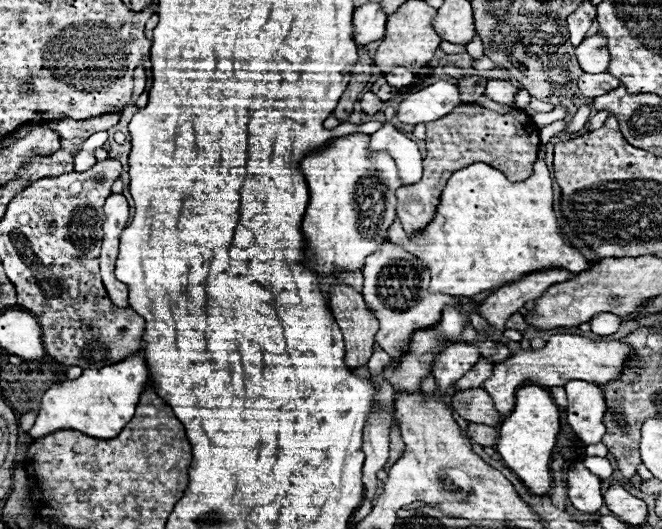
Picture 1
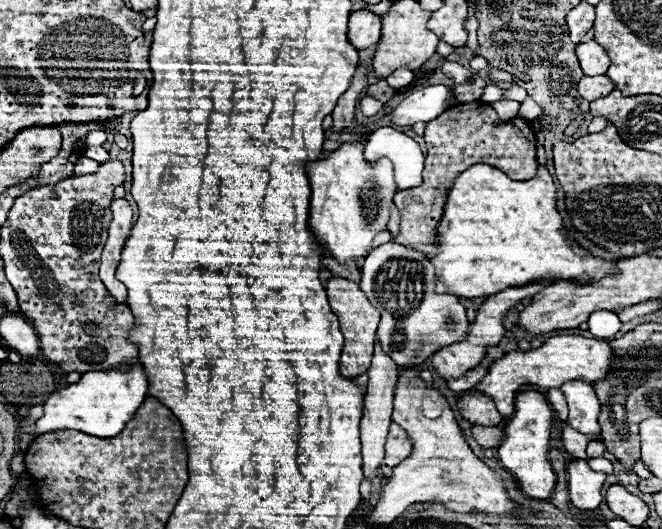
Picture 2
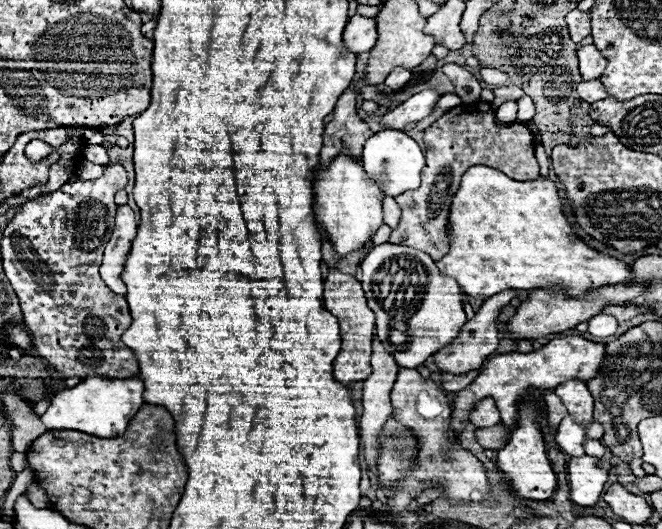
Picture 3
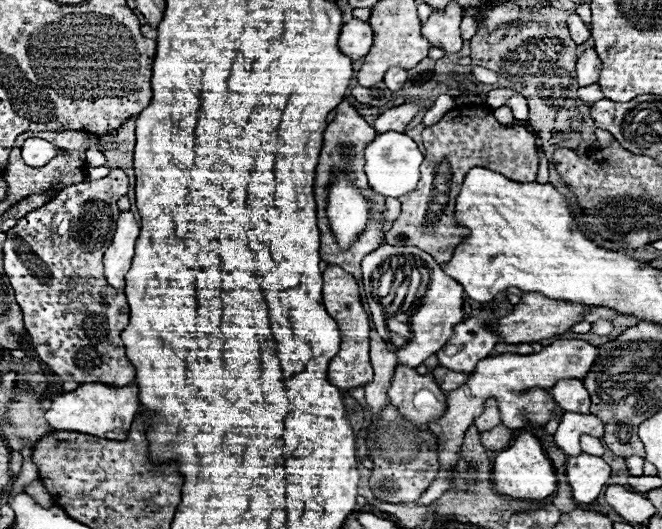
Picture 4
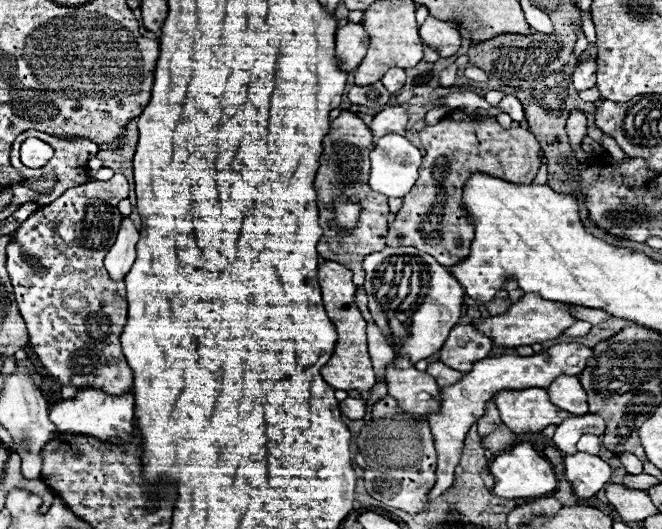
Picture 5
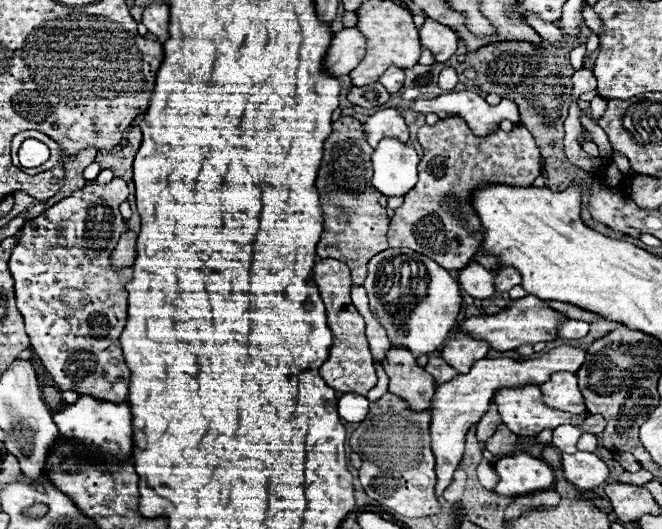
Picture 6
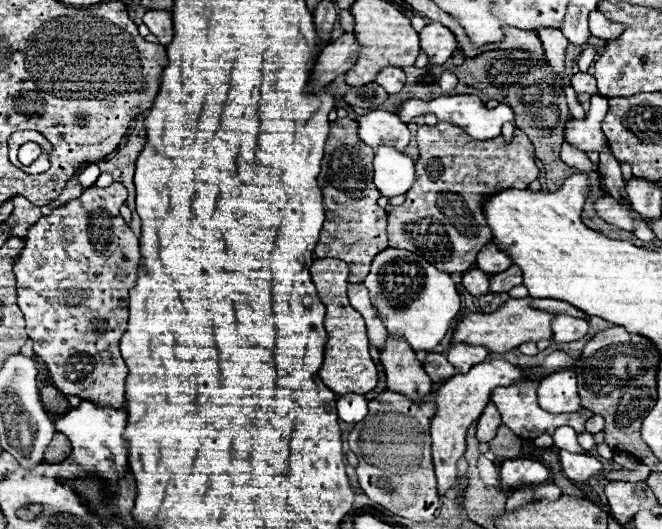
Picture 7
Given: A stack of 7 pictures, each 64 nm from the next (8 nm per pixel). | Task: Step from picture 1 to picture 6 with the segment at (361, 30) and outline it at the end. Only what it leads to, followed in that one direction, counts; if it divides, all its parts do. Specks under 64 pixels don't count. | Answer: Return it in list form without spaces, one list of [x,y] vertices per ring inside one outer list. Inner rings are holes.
[[[344,28],[334,34],[330,52],[326,56],[326,68],[330,68],[332,76],[350,74],[366,54],[366,38],[354,28]]]

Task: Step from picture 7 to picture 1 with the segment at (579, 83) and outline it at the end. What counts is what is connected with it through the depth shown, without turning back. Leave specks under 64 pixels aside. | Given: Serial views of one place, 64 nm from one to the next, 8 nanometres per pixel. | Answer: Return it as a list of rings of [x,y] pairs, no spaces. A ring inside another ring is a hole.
[[[596,32],[594,36],[586,38],[578,48],[576,48],[578,62],[584,72],[606,72],[610,54],[606,46],[606,36]]]

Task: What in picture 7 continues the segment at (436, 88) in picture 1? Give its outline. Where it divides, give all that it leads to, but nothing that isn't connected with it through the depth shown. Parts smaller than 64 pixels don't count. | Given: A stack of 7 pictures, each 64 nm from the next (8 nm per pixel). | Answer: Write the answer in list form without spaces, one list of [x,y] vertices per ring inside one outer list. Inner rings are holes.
[[[372,110],[358,118],[358,134],[374,150],[378,144],[394,144],[404,150],[410,142],[410,130],[406,124],[388,110]]]

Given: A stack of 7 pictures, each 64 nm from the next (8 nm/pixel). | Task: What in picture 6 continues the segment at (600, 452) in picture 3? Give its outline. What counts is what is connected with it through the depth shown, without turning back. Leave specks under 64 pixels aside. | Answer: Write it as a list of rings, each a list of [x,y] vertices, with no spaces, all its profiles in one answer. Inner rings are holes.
[[[582,434],[580,440],[578,440],[578,450],[584,450],[584,452],[596,452],[598,448],[598,440],[594,434]]]

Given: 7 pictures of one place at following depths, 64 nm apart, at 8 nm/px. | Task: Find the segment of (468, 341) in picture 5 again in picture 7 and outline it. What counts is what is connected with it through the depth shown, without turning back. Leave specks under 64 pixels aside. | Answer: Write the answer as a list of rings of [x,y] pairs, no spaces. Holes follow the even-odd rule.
[[[452,344],[446,352],[448,362],[462,374],[466,374],[474,364],[484,362],[488,350],[484,346],[470,346],[470,344]]]

